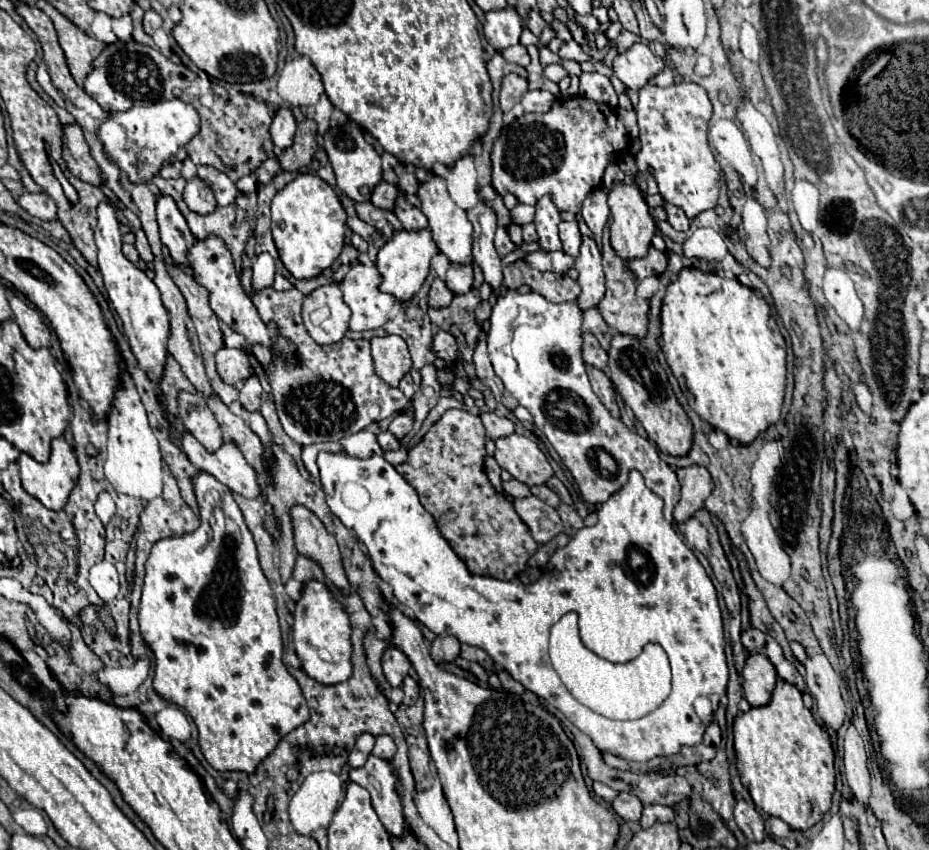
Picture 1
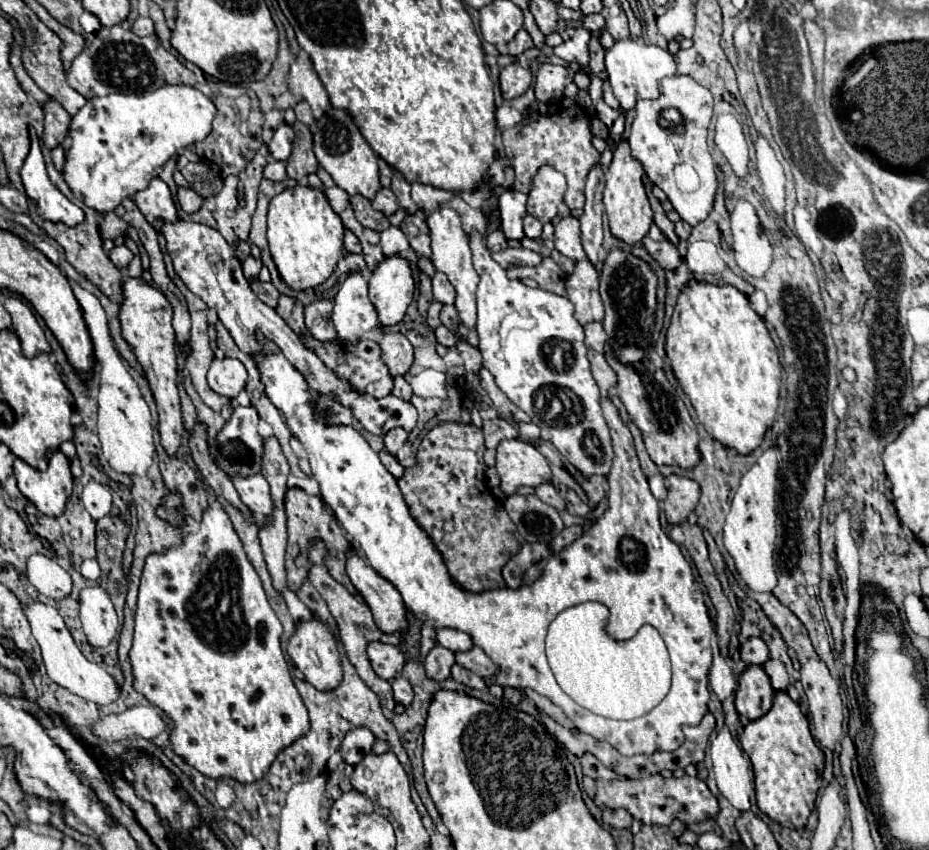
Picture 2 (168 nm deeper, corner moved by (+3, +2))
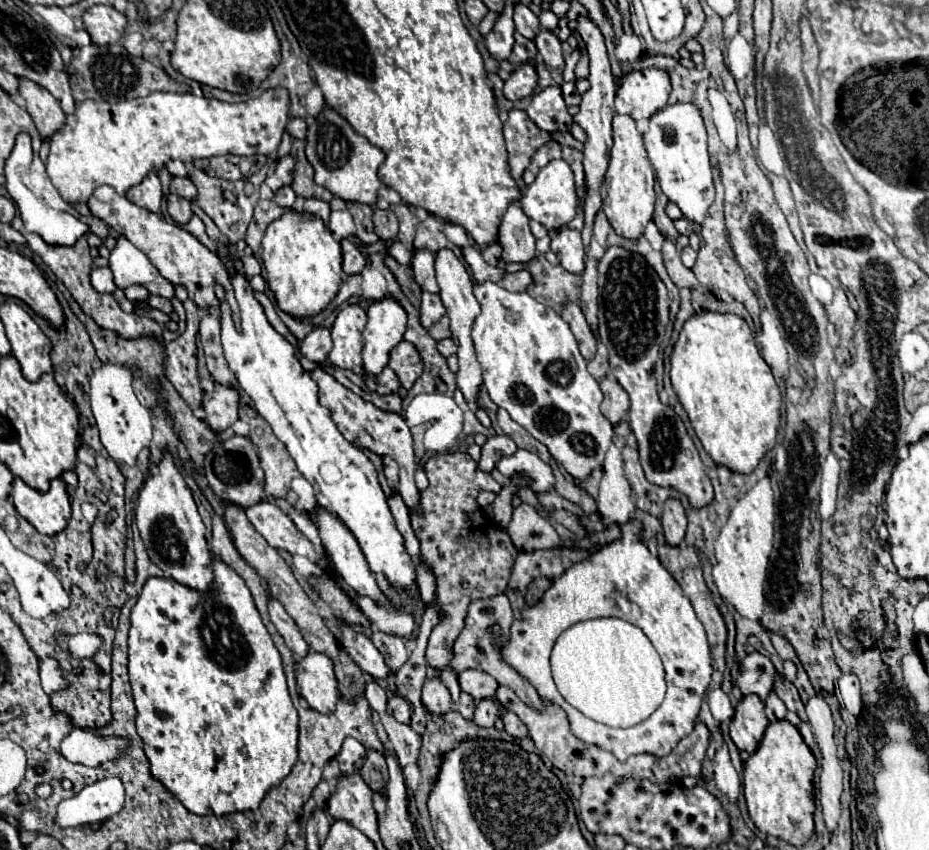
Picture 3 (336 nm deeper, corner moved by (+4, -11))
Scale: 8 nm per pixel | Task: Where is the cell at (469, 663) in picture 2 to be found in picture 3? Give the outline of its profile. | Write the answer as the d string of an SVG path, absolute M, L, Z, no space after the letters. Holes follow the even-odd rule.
M464 670L460 672L458 682L460 682L462 692L470 694L476 702L494 698L494 692L498 688L498 682L490 674L484 674L482 670Z

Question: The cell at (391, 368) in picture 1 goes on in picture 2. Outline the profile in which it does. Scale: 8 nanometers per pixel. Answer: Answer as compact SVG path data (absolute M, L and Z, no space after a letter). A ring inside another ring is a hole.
M383 333L381 341L381 359L385 361L389 373L393 377L405 375L413 363L413 347L409 339L401 333Z

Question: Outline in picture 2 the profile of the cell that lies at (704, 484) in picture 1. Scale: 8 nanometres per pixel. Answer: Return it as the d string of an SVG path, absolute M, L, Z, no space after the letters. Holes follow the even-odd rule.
M679 475L665 477L665 487L667 487L667 499L665 499L667 521L671 525L683 523L689 517L689 513L697 507L701 487L697 485L697 481Z

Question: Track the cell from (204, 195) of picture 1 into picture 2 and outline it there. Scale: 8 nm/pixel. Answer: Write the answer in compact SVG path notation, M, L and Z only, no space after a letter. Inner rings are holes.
M179 187L177 199L179 199L179 205L181 205L181 209L183 209L185 213L197 213L197 211L201 209L201 205L203 205L203 197L197 195L191 187L189 187L189 189Z

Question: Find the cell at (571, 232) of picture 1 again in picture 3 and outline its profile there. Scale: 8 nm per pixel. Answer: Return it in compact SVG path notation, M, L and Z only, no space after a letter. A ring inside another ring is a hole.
M562 228L552 236L552 252L558 256L560 264L572 272L582 274L584 270L584 244L580 238L580 230Z

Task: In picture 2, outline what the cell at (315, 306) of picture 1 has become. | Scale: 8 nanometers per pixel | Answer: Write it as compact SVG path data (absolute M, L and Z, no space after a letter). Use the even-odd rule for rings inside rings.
M317 299L305 307L305 325L319 341L335 341L337 331L331 323L333 299Z

